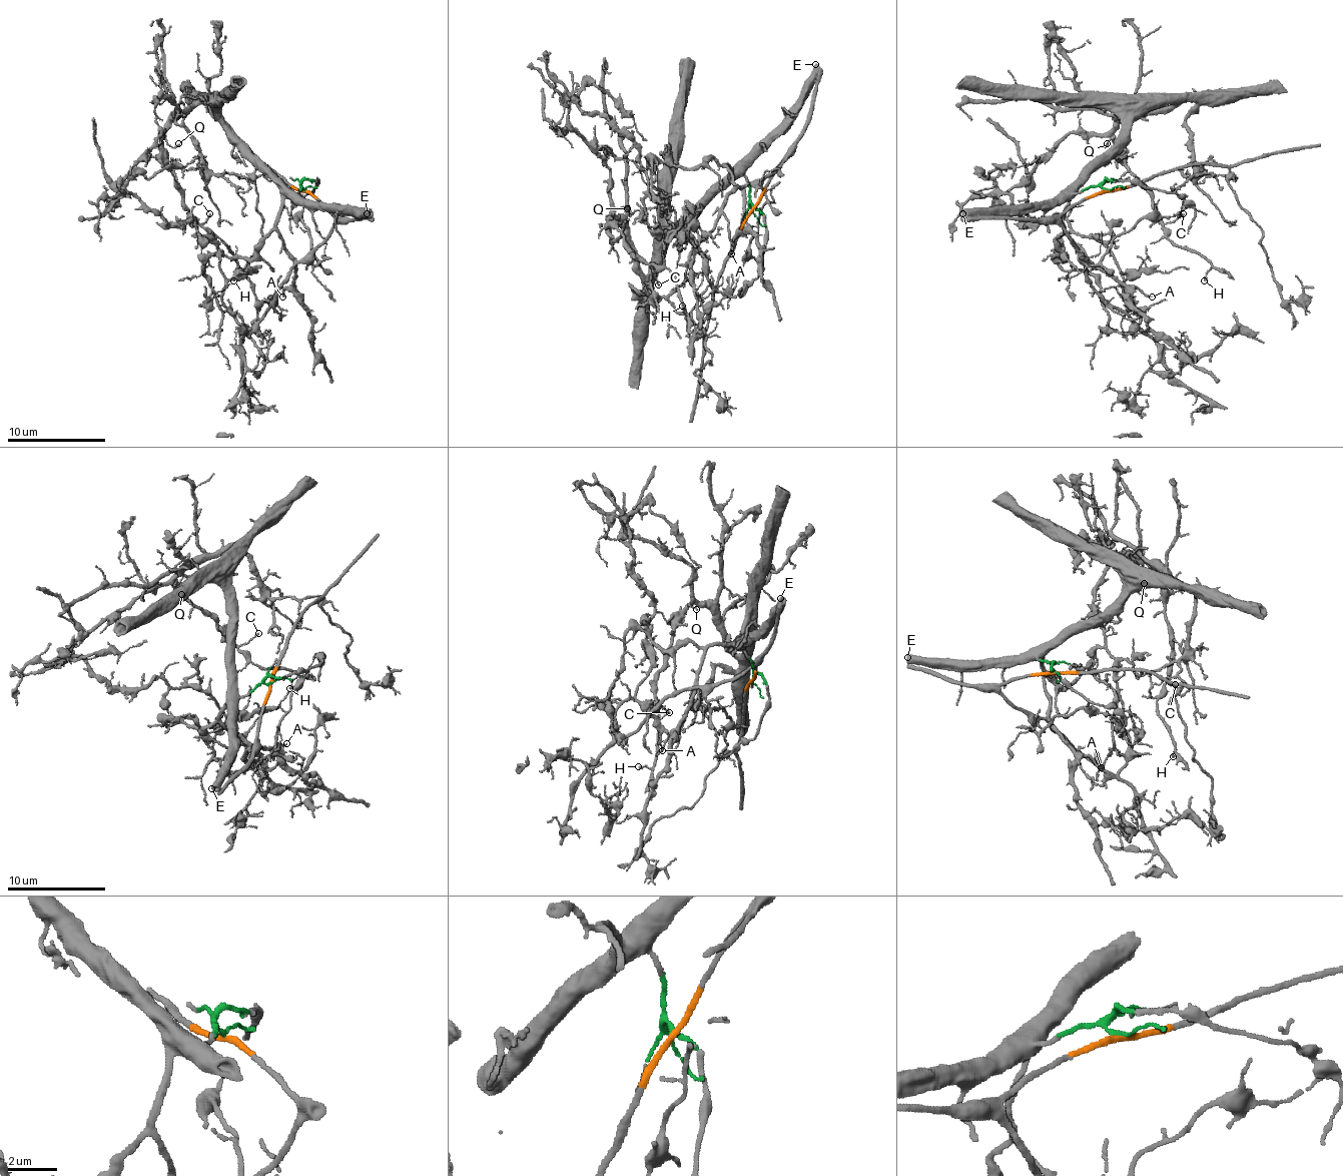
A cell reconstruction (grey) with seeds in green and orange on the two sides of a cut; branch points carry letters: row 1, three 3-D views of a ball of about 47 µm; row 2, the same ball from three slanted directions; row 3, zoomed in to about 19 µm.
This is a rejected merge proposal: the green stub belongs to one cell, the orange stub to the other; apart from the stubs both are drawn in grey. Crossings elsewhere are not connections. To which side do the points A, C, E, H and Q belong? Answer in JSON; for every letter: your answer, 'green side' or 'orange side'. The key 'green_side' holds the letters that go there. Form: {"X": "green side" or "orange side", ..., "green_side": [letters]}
{"A": "green side", "C": "green side", "E": "green side", "H": "green side", "Q": "green side", "green_side": ["A", "C", "E", "H", "Q"]}

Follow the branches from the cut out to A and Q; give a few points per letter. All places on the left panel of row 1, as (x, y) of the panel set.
A: (303, 189), (284, 199), (276, 219), (276, 231), (293, 265), (293, 280), (281, 296)
Q: (303, 189), (291, 192), (222, 116), (198, 96), (183, 96), (171, 121), (166, 140), (171, 145), (178, 143)

